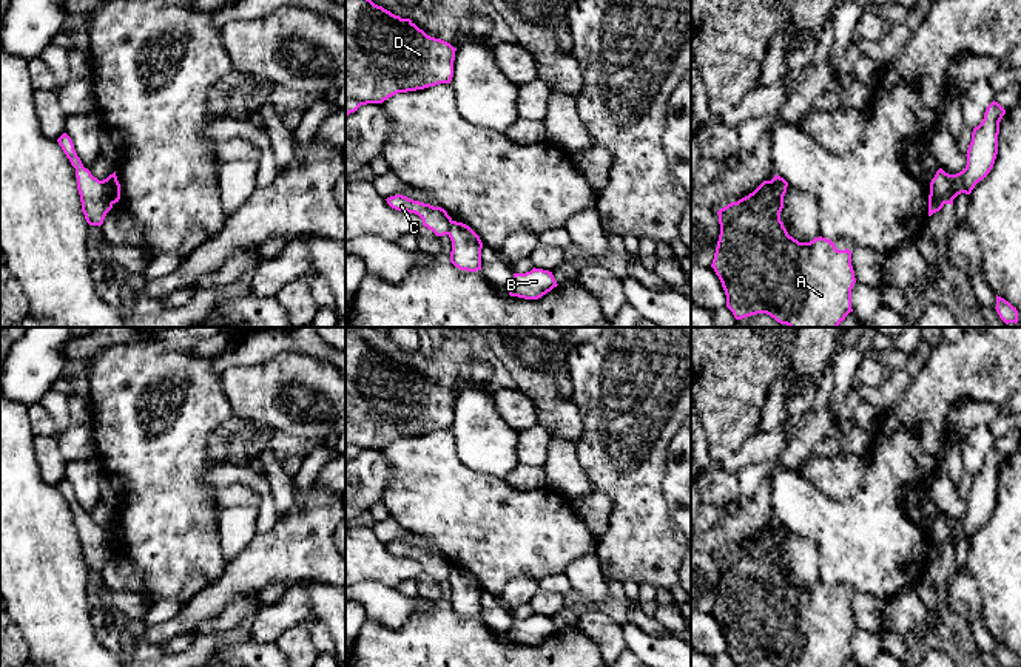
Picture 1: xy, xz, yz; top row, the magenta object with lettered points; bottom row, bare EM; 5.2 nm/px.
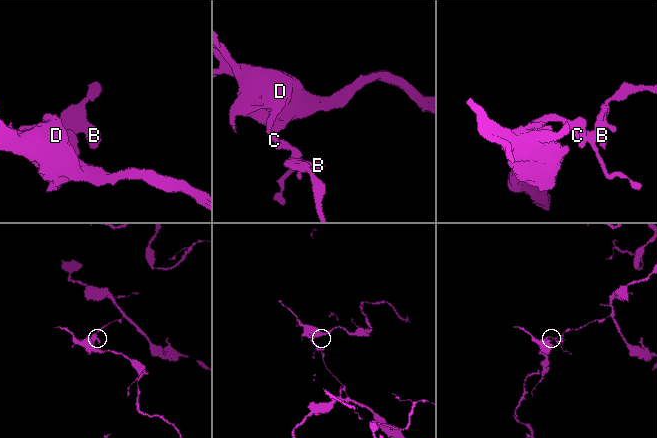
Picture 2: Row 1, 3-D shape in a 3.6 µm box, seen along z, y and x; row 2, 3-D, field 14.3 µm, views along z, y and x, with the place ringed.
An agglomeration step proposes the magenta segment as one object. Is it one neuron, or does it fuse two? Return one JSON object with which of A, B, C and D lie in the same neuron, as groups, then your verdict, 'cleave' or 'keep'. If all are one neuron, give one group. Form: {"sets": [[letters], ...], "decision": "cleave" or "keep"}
{"sets": [["A", "C", "D"], ["B"]], "decision": "cleave"}

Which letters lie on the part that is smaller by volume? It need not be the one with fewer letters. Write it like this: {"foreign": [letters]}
{"foreign": ["A", "C", "D"]}

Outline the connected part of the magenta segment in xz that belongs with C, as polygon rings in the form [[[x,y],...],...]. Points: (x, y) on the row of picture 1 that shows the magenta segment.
[[[403,195],[390,196],[386,201],[395,210],[418,215],[423,219],[423,225],[436,236],[449,235],[453,221],[444,208],[413,201]]]

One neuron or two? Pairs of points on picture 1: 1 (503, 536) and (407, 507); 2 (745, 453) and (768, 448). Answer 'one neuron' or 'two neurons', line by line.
1: one neuron
2: one neuron

